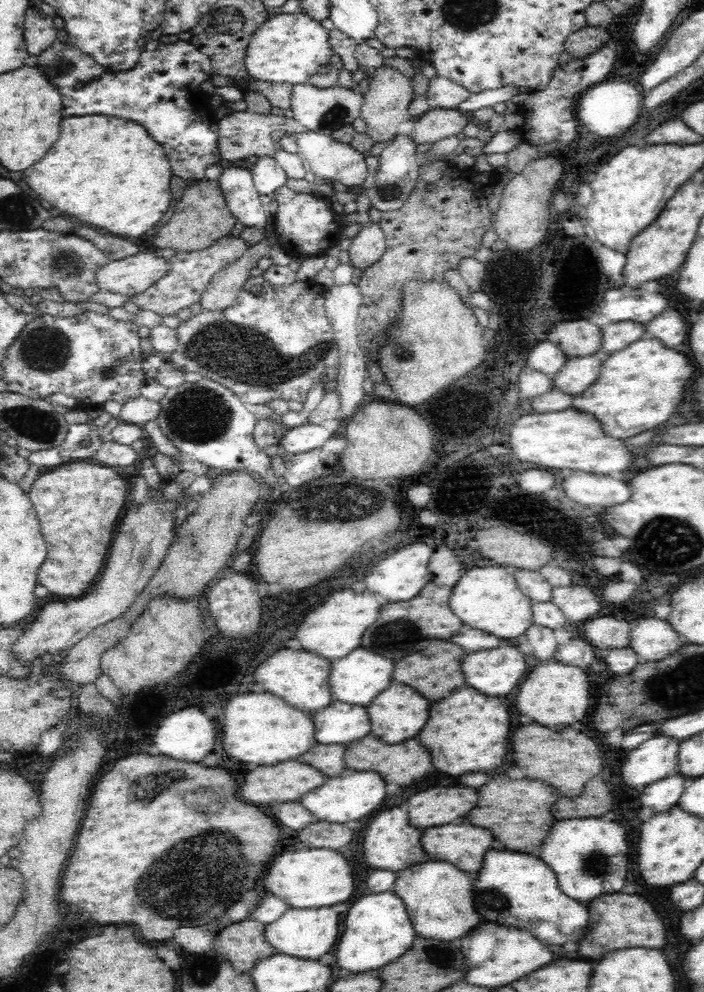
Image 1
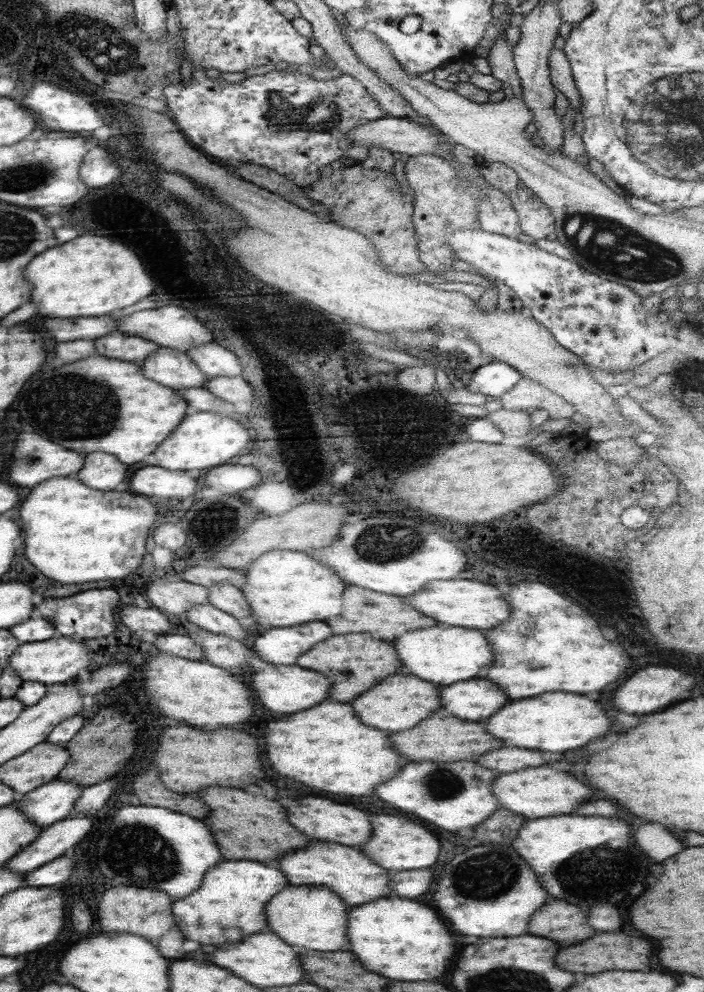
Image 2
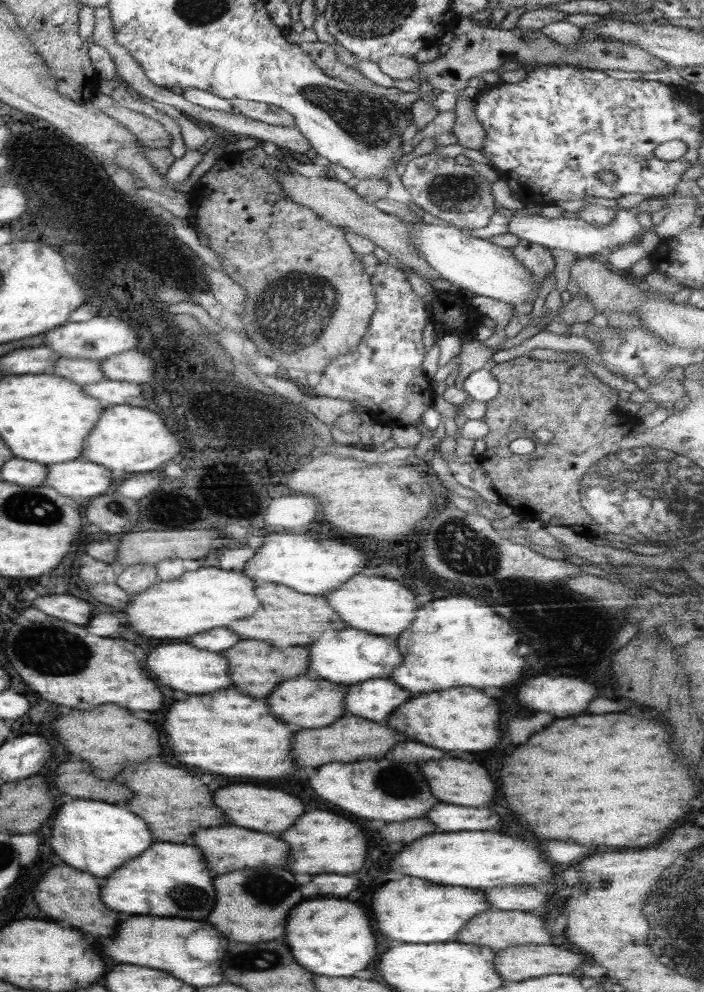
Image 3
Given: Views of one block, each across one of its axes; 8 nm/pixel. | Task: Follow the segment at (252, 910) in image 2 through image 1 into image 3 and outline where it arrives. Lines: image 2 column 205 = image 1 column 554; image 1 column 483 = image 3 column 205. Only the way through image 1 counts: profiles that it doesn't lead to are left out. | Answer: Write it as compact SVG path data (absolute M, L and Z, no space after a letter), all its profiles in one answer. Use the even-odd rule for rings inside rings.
M156 842L138 858L126 862L102 884L102 902L116 912L148 914L148 916L170 916L202 920L214 907L214 886L212 876L206 872L206 864L200 850L188 844ZM178 888L178 892L176 892ZM206 890L210 894L210 906L206 906ZM178 896L178 904L176 904Z

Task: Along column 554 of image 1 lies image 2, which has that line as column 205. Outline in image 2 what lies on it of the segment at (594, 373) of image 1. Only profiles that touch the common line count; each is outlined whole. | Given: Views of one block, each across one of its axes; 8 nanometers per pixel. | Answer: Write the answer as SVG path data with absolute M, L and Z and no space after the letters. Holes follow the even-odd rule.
M159 346L140 366L147 377L173 389L205 388L210 379L185 352L173 348Z

